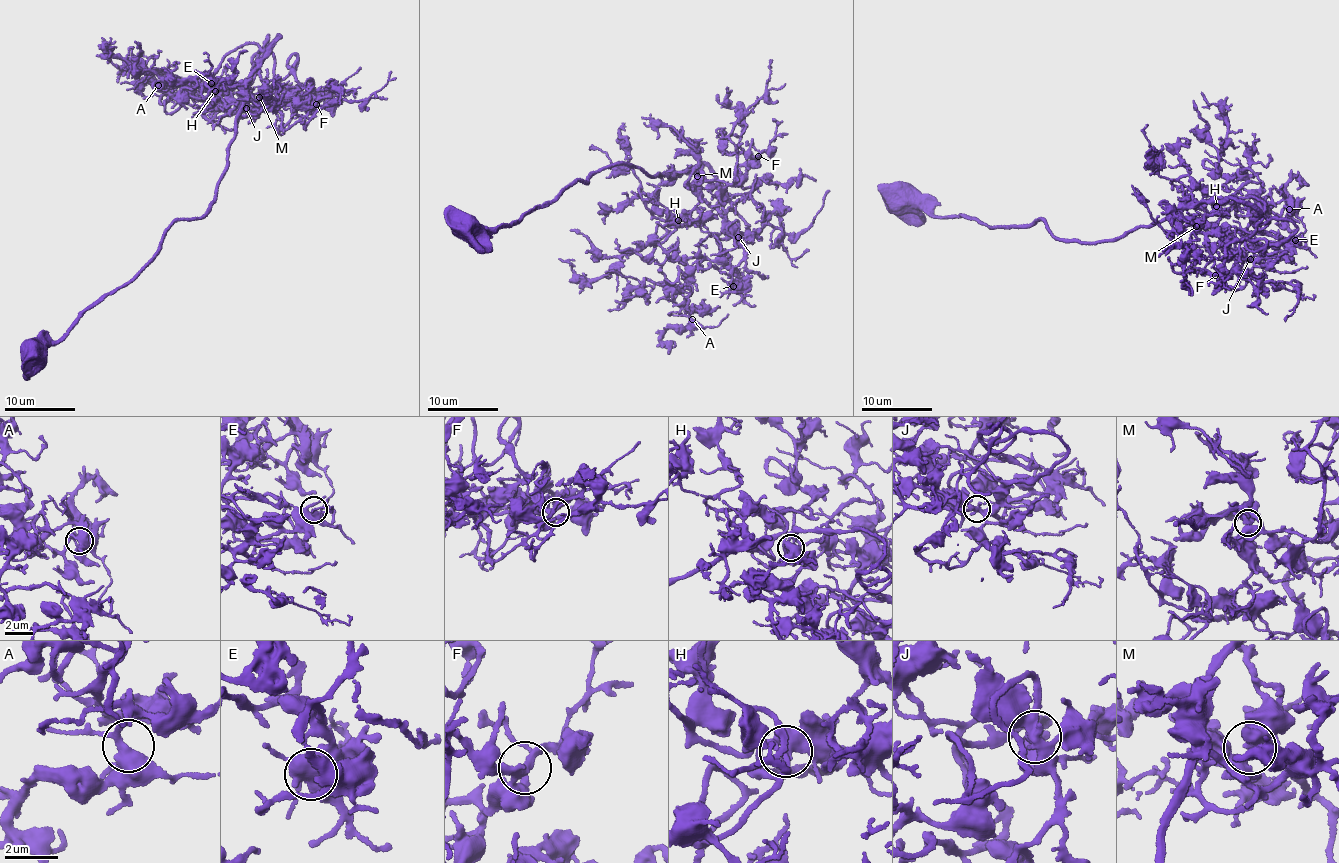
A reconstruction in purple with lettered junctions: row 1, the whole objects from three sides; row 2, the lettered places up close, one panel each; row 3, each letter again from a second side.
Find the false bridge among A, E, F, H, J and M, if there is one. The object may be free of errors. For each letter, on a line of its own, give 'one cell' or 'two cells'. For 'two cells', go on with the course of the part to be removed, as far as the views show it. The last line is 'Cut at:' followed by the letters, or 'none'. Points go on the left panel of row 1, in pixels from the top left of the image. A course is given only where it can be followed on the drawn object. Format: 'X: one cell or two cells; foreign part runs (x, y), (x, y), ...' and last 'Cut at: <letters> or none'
A: one cell
E: one cell
F: one cell
H: one cell
J: one cell
M: one cell
Cut at: none

